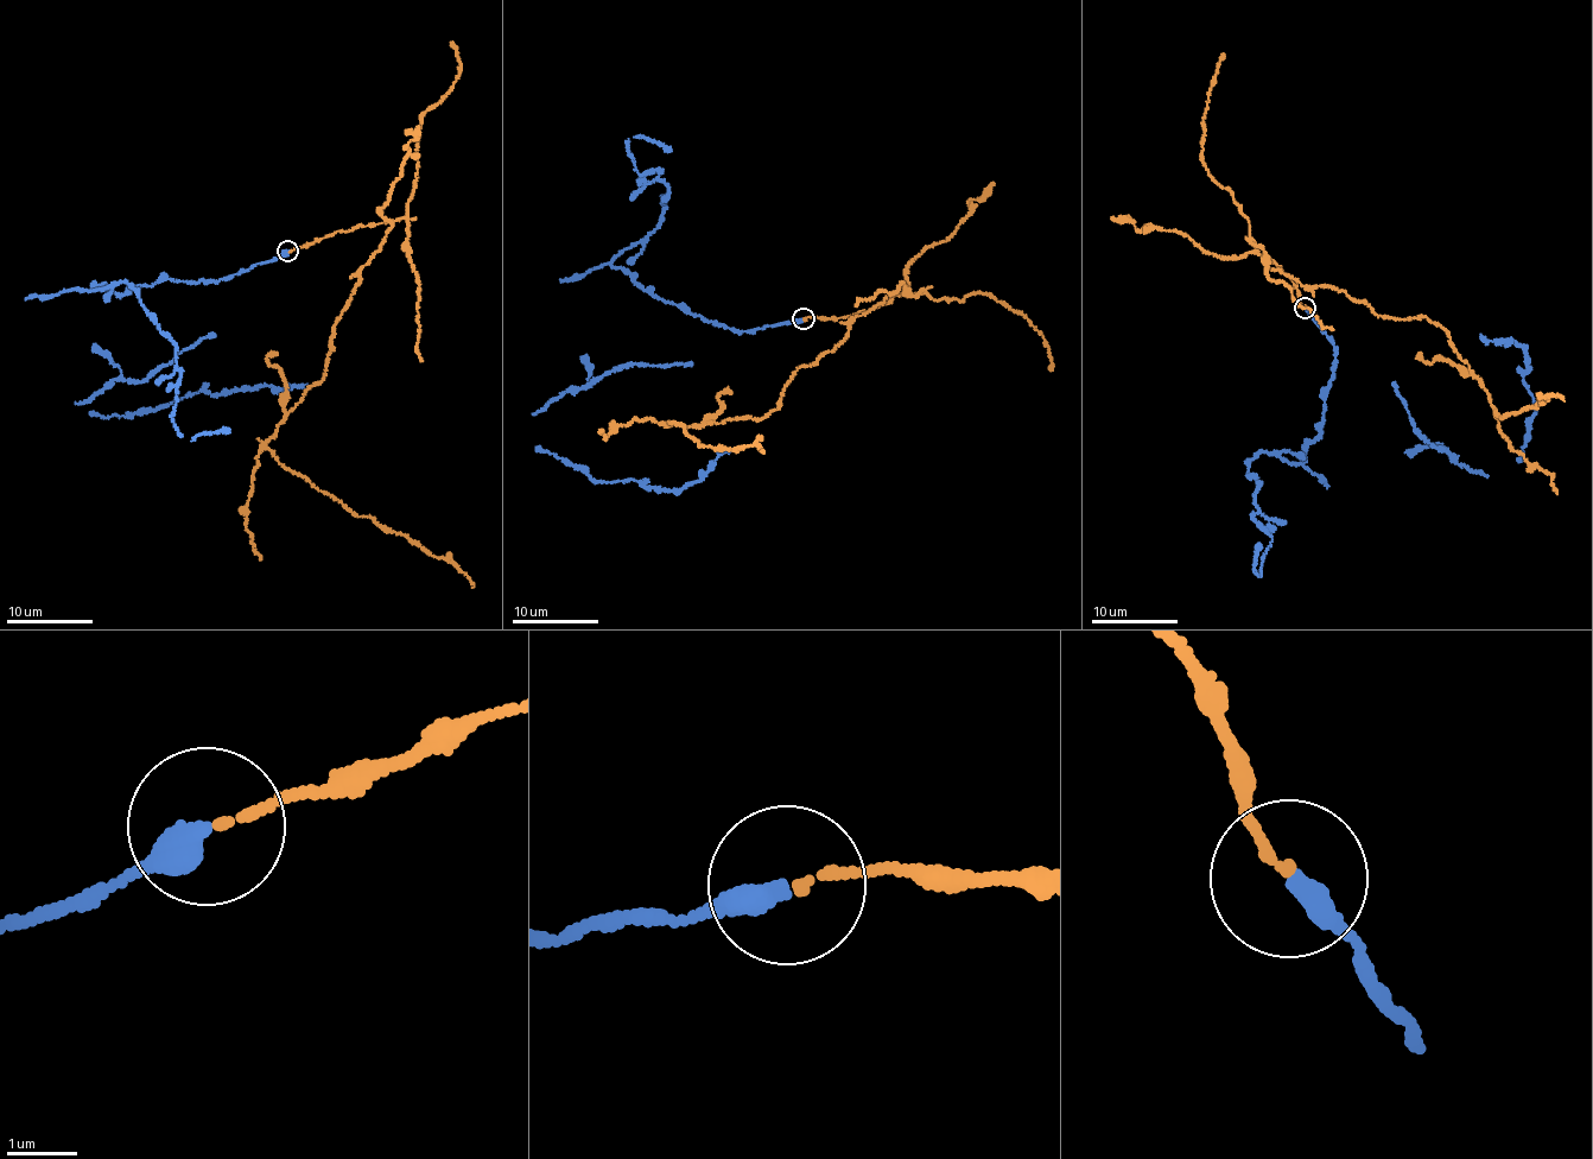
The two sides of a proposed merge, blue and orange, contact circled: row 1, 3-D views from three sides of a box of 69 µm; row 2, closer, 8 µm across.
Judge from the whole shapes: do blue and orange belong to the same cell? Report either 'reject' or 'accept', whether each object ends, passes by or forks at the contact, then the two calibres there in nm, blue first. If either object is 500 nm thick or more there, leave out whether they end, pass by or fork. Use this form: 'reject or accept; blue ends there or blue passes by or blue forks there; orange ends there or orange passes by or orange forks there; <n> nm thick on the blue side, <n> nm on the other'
reject; blue ends there; orange ends there; 380 nm thick on the blue side, 130 nm on the other

